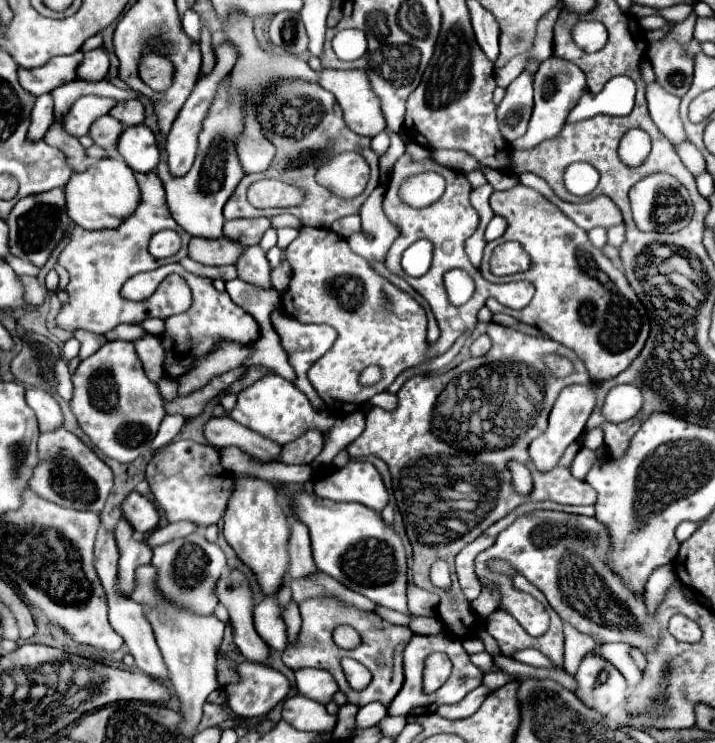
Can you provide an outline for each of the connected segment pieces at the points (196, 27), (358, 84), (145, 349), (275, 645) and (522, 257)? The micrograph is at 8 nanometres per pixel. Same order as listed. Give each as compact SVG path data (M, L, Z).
M186 11L184 15L184 33L194 41L198 43L200 41L200 17L194 13L194 11Z
M322 69L320 71L320 81L318 81L324 89L328 89L330 93L334 93L338 105L344 111L344 121L348 123L348 127L352 131L356 131L358 135L364 137L376 137L380 131L384 131L384 117L380 111L380 101L378 97L372 93L372 89L368 87L368 77L364 71L334 71L334 69Z
M146 335L144 339L136 341L136 353L140 357L140 361L144 363L144 371L148 377L152 377L152 381L160 381L164 377L164 349L162 349L162 339L154 337L154 335Z
M276 595L264 597L262 603L254 607L254 627L258 635L268 643L268 647L276 651L284 651L288 645L286 623L282 619L282 611Z
M516 241L498 245L490 259L490 269L494 275L512 275L518 271L526 271L528 267L530 267L530 257Z

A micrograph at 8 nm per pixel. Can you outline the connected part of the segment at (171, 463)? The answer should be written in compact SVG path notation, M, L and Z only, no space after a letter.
M172 441L148 461L146 481L170 523L194 521L198 527L208 527L224 515L234 479L230 471L220 467L218 451L214 447L194 441Z

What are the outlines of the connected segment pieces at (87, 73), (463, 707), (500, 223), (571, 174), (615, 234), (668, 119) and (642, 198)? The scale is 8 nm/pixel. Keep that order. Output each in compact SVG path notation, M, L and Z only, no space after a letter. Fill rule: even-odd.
M94 49L84 53L84 61L78 65L76 69L76 79L84 79L84 81L100 81L106 77L108 71L108 57L104 53L104 49Z
M480 685L478 689L470 691L462 701L458 701L456 705L444 705L438 709L438 715L448 717L448 719L462 719L462 717L470 717L480 705L482 701L488 697L490 689L486 685Z
M494 215L494 219L488 223L488 229L486 229L486 241L494 241L498 237L502 237L506 231L506 219L500 217L500 215Z
M572 163L564 173L566 189L578 197L590 195L596 189L598 179L600 179L600 175L590 163Z
M622 223L608 229L608 243L614 247L620 247L624 243L624 225Z
M652 81L646 87L646 99L648 99L650 115L652 115L652 119L654 119L654 123L658 125L660 131L674 145L680 145L680 143L688 141L684 125L682 125L680 115L678 115L678 107L680 107L680 99L678 97L670 95L656 81Z
M656 173L648 175L636 185L636 195L632 195L632 207L634 207L634 219L640 231L660 231L660 233L676 233L682 227L686 227L692 219L692 199L688 195L688 189L680 185L680 181L668 173Z

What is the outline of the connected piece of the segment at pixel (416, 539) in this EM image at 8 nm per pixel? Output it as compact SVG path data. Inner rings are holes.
M488 323L488 337L492 339L492 349L478 359L466 359L454 369L442 373L442 375L414 375L408 379L400 391L396 393L398 397L398 407L394 411L386 411L380 407L372 407L366 415L366 429L364 433L348 445L348 453L352 459L356 457L368 457L376 455L382 461L388 463L390 473L392 473L392 483L394 483L394 495L396 503L400 507L400 513L404 517L406 533L410 537L410 543L414 547L414 565L412 565L412 577L416 587L432 591L432 583L428 579L430 567L434 561L442 559L450 565L452 579L456 581L454 575L454 557L462 547L472 543L480 533L484 533L490 525L500 521L504 515L508 515L514 507L518 505L508 505L504 499L504 483L512 483L512 473L508 471L510 461L524 463L534 479L534 489L530 495L522 495L520 503L526 501L542 501L550 499L556 503L566 505L594 505L596 503L596 491L586 483L578 481L572 477L570 467L572 459L576 457L580 443L572 443L564 457L560 459L558 467L554 467L548 473L536 471L528 457L528 445L544 427L548 427L548 411L552 411L552 405L558 397L558 393L570 385L570 383L588 383L588 371L582 367L582 361L572 353L568 347L544 337L530 337L520 331ZM548 353L556 353L562 357L568 357L574 365L572 375L568 377L552 377L548 367L544 365L542 357ZM448 501L472 501L476 507L472 511L460 511L458 517L450 517Z

